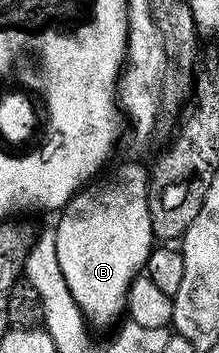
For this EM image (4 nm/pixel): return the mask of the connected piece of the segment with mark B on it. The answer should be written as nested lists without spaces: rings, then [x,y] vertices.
[[[124,163],[101,183],[93,182],[77,191],[59,216],[60,225],[55,228],[58,261],[66,285],[89,324],[104,327],[125,314],[132,280],[141,274],[153,251],[148,173],[149,168],[140,163]]]

